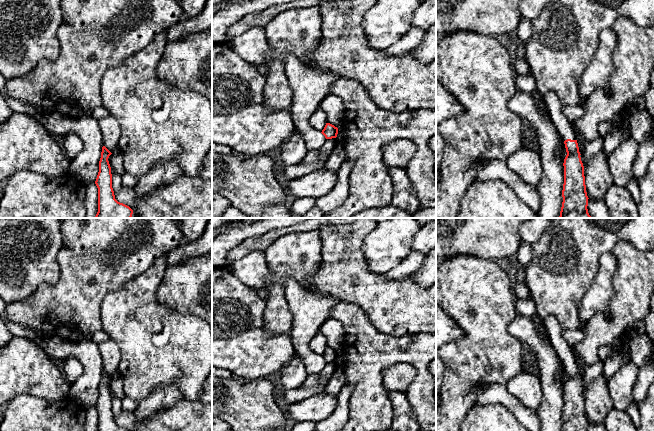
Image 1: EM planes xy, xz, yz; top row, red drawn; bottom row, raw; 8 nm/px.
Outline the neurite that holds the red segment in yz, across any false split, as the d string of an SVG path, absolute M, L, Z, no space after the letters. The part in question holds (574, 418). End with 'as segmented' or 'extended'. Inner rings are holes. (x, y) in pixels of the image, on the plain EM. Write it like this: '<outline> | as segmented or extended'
M549 316L544 324L549 339L564 365L567 376L563 387L562 431L587 431L589 422L586 416L584 390L571 345L564 339L563 329L554 316Z | extended

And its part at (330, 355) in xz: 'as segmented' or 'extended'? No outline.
as segmented

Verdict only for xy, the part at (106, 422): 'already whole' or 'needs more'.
already whole

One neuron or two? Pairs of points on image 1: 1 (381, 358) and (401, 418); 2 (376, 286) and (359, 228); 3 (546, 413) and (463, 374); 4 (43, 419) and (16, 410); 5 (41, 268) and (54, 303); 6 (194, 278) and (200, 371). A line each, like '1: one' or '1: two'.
1: two
2: one
3: two
4: one
5: two
6: two

